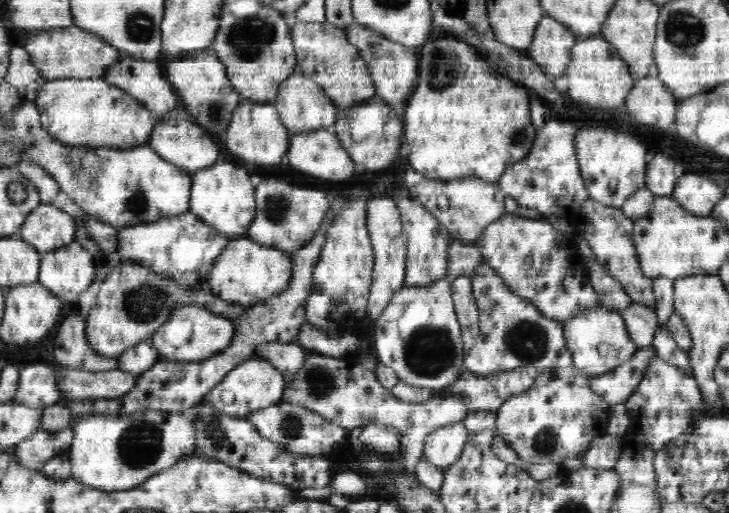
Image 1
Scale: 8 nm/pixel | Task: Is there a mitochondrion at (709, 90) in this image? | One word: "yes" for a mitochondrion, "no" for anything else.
no

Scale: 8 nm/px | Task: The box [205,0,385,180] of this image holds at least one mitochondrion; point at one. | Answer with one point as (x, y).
(247, 45)

